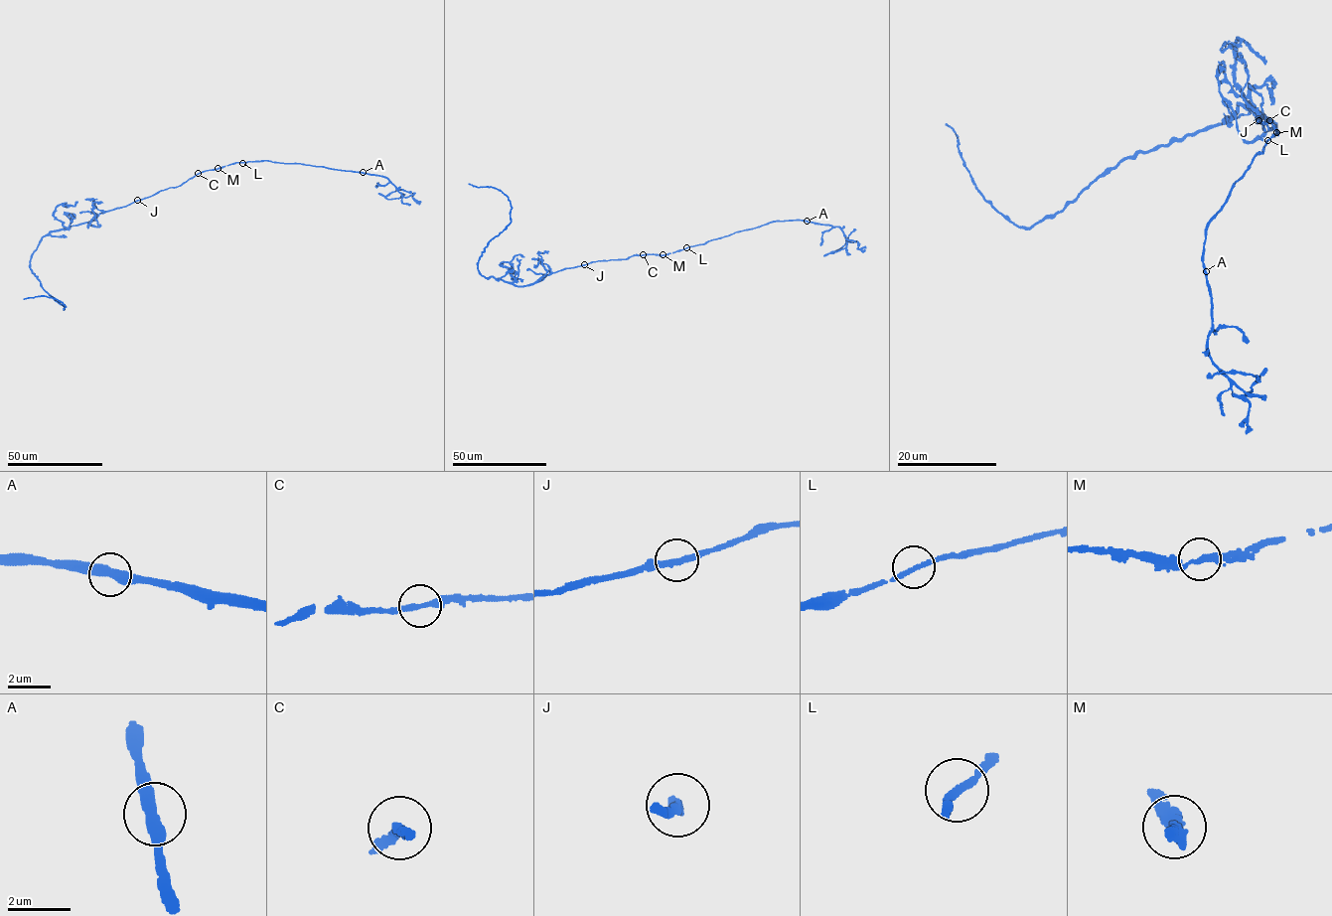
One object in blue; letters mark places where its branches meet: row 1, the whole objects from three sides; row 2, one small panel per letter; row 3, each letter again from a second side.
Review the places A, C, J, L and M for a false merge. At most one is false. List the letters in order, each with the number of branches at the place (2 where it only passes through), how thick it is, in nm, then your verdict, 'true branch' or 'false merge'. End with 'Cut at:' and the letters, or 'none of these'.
A: 2 branches meet; 400 nm thick; true branch
C: 2 branches meet; 240 nm thick; true branch
J: 2 branches meet; 220 nm thick; true branch
L: 2 branches meet; 200 nm thick; true branch
M: 2 branches meet; 200 nm thick; true branch
Cut at: none of these

